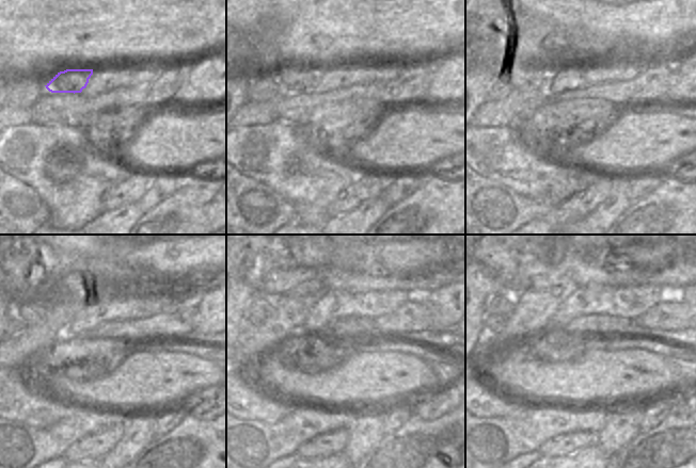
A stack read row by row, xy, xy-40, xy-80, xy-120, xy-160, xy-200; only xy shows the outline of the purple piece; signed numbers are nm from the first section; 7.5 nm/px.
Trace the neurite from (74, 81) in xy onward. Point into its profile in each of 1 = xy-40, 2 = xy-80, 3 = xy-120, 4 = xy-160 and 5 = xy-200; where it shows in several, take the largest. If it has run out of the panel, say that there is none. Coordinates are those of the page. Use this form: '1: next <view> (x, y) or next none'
1: next xy-40 (293, 79)
2: next xy-80 (536, 79)
3: next xy-120 (31, 311)
4: next xy-160 (260, 306)
5: next xy-200 (503, 303)

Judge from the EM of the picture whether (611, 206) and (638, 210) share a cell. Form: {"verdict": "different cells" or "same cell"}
{"verdict": "different cells"}

